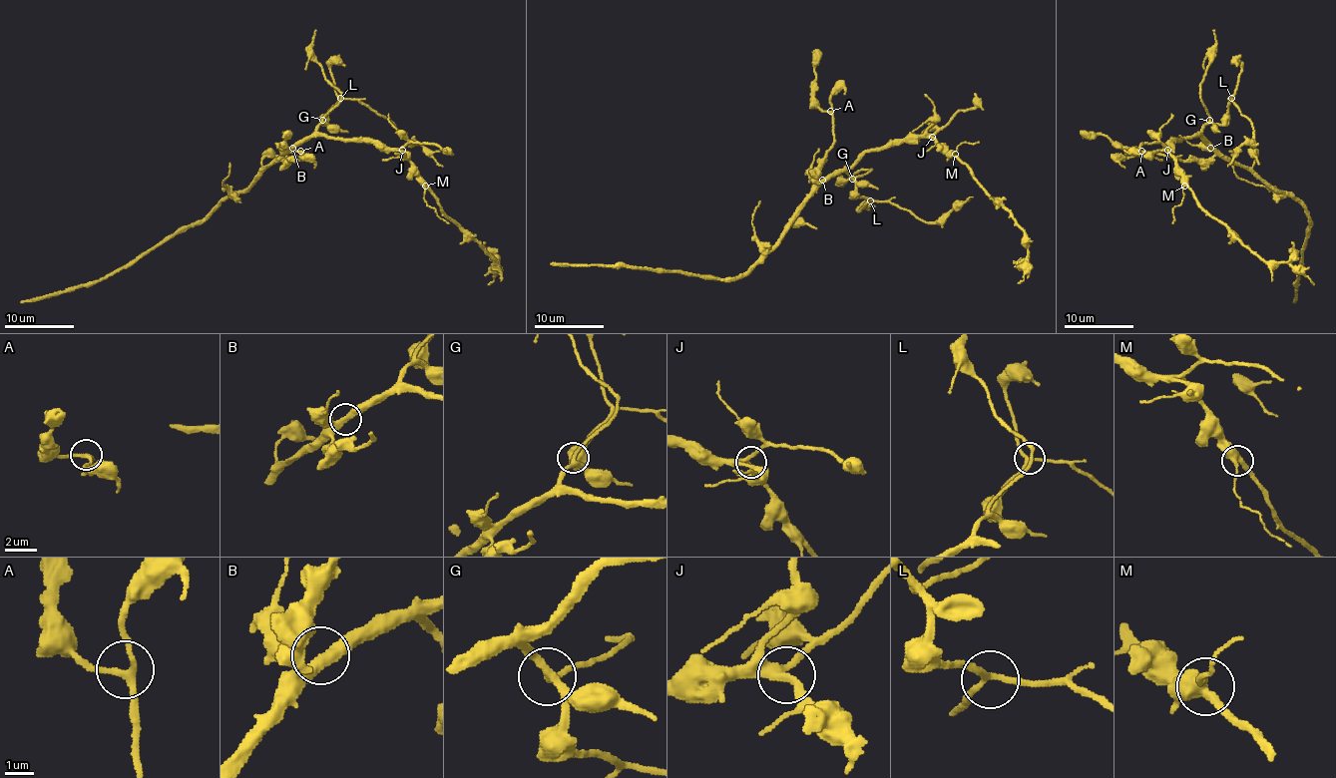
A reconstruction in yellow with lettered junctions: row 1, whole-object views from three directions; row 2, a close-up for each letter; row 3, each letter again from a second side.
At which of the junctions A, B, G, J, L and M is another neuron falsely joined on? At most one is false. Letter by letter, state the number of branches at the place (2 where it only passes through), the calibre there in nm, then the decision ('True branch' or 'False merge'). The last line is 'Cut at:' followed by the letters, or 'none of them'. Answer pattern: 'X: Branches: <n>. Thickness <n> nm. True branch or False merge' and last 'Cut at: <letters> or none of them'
A: Branches: 3. Thickness 220 nm. True branch
B: Branches: 3. Thickness 320 nm. True branch
G: Branches: 3. Thickness 220 nm. True branch
J: Branches: 3. Thickness 280 nm. True branch
L: Branches: 3. Thickness 200 nm. True branch
M: Branches: 3. Thickness 400 nm. True branch
Cut at: none of them

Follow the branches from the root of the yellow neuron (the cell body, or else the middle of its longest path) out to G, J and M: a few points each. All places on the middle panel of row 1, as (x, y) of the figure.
G: (823, 182), (841, 172), (851, 179)
J: (823, 182), (848, 170), (865, 153), (898, 146), (915, 137), (932, 137)
M: (823, 182), (848, 170), (865, 153), (898, 146), (915, 137), (931, 137), (955, 154)

